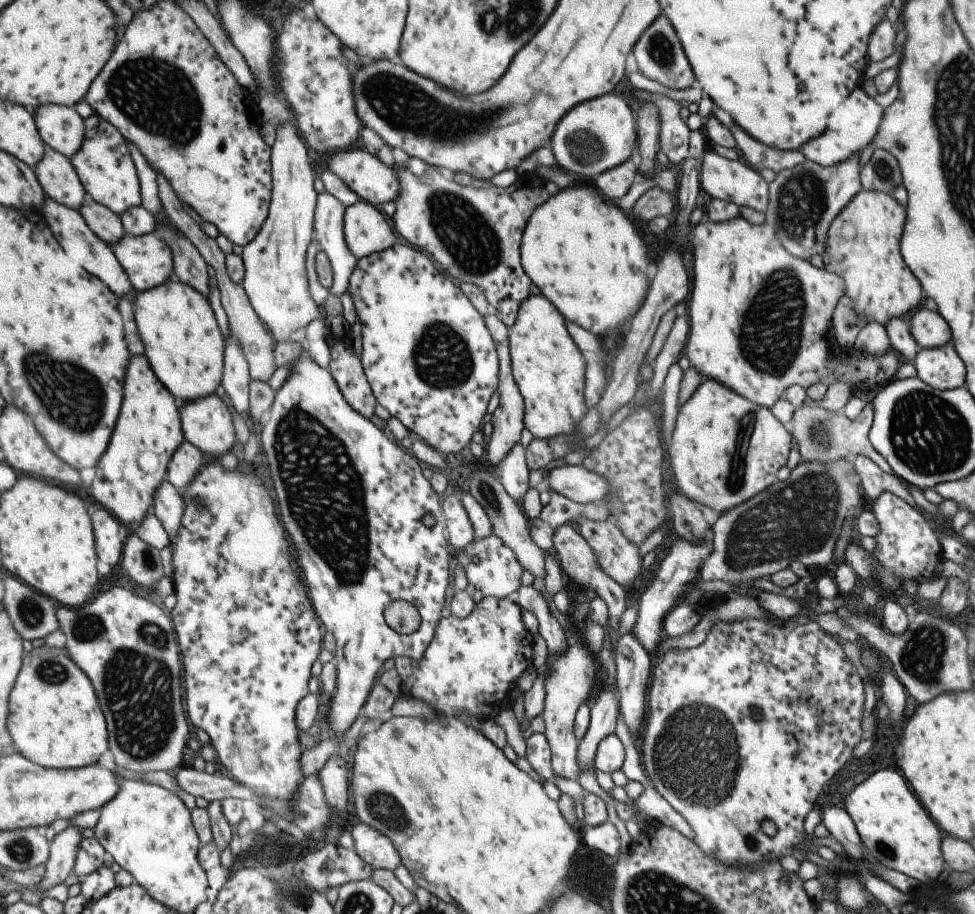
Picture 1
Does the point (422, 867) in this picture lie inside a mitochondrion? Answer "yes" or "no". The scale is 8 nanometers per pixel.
no

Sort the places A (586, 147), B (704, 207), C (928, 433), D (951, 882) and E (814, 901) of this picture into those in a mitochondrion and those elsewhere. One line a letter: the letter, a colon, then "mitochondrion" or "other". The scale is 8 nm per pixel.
A: mitochondrion
B: other
C: mitochondrion
D: other
E: other

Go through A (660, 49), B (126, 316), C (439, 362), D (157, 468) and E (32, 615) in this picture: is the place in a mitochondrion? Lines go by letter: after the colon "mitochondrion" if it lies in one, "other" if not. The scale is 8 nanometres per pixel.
A: mitochondrion
B: other
C: mitochondrion
D: other
E: mitochondrion

